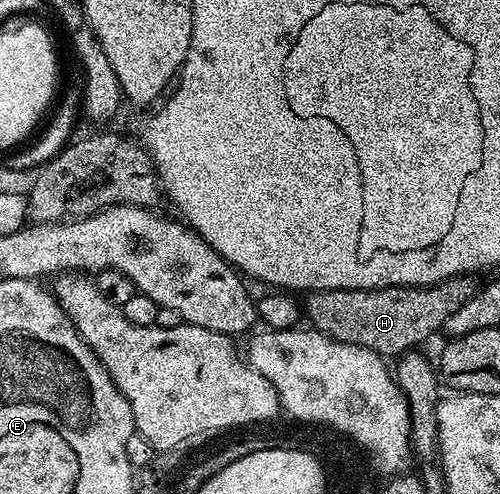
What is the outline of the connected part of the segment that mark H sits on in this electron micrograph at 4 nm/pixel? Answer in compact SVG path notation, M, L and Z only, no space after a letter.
M471 275L457 276L454 280L443 280L437 284L430 284L426 288L363 288L362 290L322 290L309 292L302 312L307 323L316 331L326 334L332 340L356 344L360 348L369 348L385 358L396 358L401 354L420 346L423 340L428 340L437 331L443 329L446 318L458 310L458 306L465 304L478 290Z

